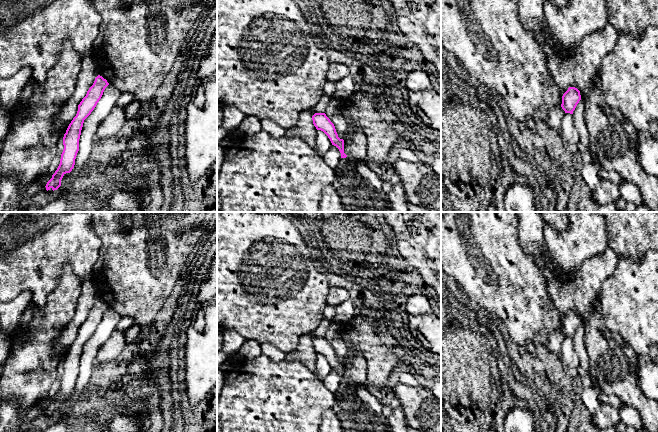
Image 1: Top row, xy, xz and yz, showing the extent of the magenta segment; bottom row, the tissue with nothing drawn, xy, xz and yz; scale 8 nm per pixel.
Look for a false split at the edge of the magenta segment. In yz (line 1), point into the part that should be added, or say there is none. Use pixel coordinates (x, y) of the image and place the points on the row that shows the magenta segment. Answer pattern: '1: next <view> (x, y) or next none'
1: next none

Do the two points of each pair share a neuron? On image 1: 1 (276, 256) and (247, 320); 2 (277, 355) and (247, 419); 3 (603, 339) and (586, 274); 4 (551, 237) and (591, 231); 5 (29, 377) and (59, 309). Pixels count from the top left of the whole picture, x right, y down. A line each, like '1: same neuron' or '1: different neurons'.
1: same neuron
2: different neurons
3: same neuron
4: same neuron
5: same neuron

